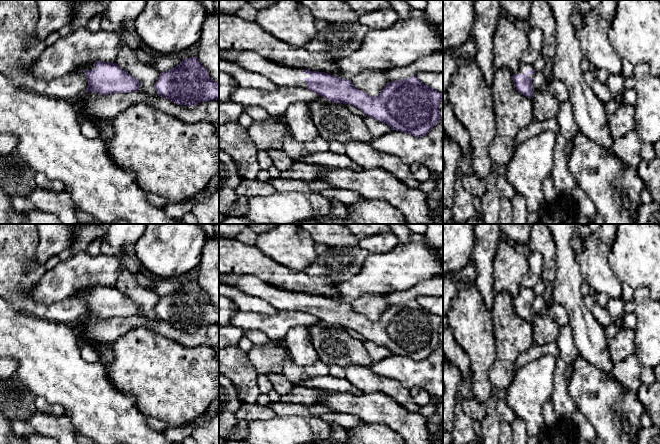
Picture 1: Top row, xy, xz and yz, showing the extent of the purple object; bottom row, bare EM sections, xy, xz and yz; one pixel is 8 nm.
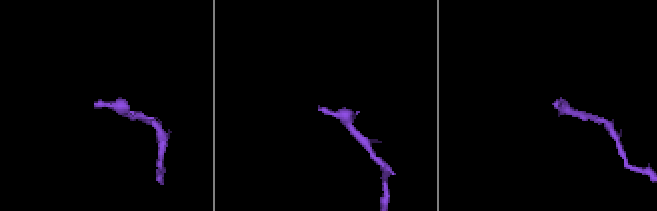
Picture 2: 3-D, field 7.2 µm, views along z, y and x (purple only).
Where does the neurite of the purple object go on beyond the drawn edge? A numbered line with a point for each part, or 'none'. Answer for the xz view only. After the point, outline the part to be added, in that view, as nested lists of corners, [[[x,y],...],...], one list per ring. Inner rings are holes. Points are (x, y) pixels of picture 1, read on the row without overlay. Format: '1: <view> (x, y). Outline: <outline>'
1: xz (279, 299). Outline: [[[219,274],[219,284],[237,288],[247,295],[263,299],[278,311],[289,310],[307,313],[307,307],[303,303],[310,299],[304,298],[302,292],[281,290],[252,275]]]

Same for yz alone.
1: yz (523, 291). Outline: [[[521,285],[517,298],[524,298],[527,294],[534,294],[534,291],[532,288],[527,288]]]

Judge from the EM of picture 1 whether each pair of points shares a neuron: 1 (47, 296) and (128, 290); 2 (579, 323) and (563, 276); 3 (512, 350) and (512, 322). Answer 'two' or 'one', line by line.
1: two
2: one
3: one

